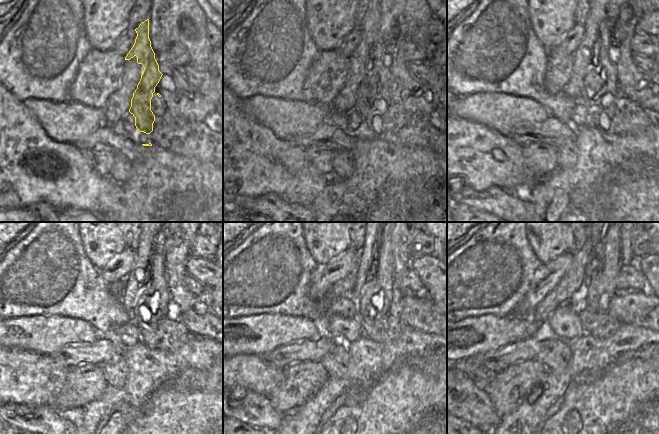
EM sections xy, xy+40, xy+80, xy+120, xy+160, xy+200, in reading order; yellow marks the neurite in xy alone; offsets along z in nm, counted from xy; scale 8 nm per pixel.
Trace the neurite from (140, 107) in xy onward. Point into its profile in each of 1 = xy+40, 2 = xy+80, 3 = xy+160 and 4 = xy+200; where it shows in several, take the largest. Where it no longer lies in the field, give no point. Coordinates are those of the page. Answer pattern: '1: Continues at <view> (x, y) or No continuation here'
1: Continues at xy+40 (377, 82)
2: Continues at xy+80 (601, 79)
3: Continues at xy+160 (375, 271)
4: Continues at xy+200 (602, 267).

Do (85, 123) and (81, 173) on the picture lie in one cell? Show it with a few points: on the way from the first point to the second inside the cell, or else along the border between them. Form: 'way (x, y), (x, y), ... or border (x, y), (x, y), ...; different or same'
border (51, 138), (56, 141), (74, 144); different

